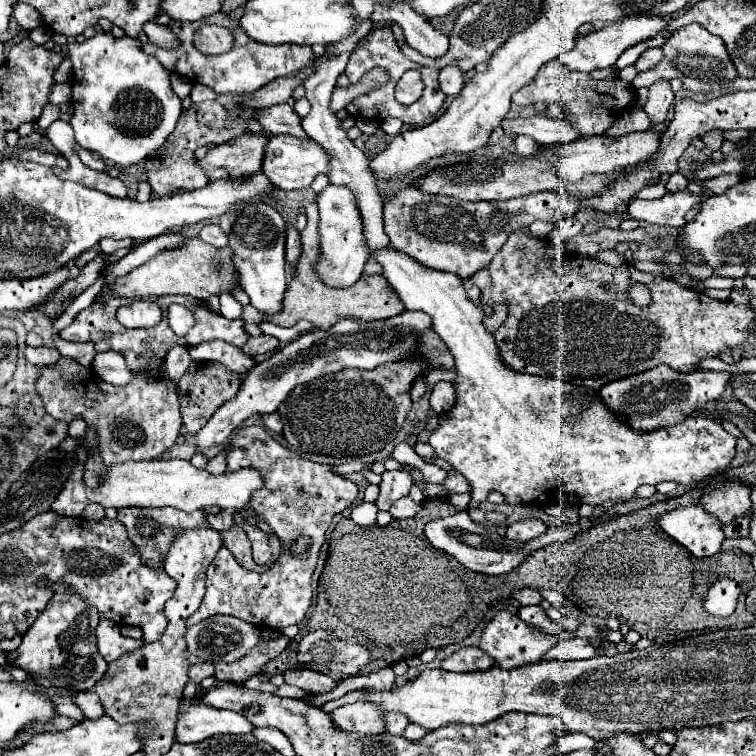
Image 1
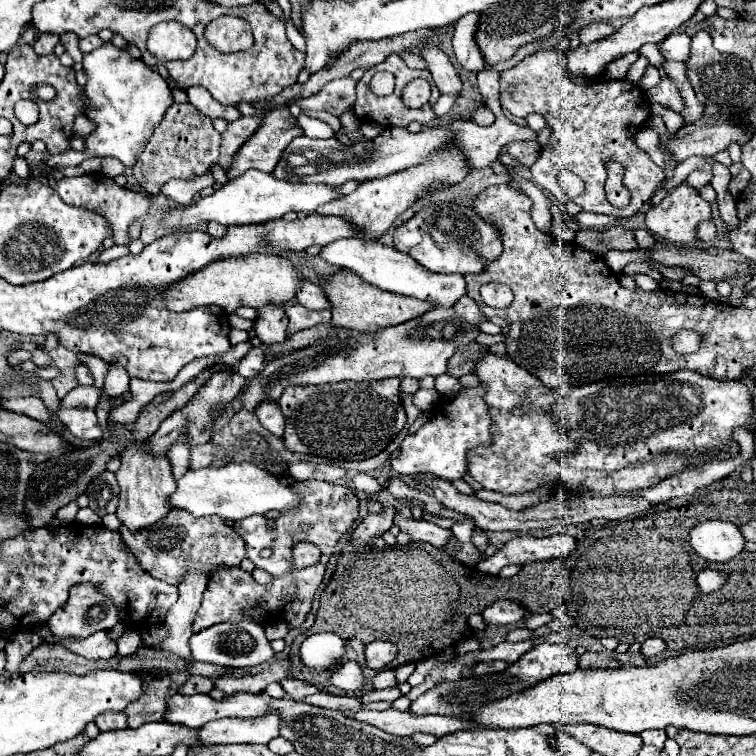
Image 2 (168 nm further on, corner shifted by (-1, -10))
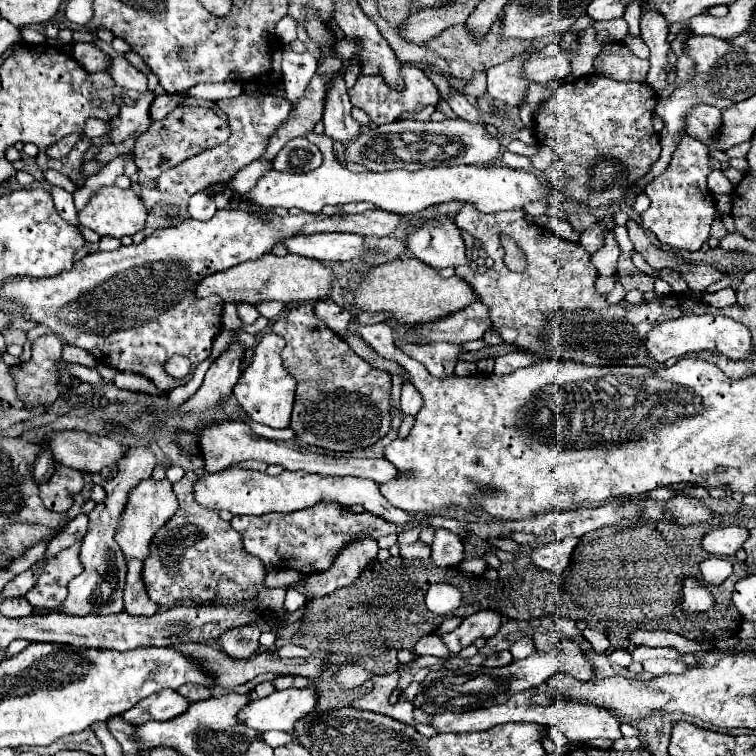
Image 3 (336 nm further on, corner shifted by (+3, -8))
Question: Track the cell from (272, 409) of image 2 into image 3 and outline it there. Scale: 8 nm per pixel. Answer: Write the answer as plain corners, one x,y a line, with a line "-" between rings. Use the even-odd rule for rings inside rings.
266,332
254,350
252,364
244,370
240,382
234,386
234,396
238,404
246,410
246,414
254,422
266,424
270,428
288,428
290,412
294,404
296,382
282,366
282,358
280,358
282,348
284,348
284,338
276,336
274,332

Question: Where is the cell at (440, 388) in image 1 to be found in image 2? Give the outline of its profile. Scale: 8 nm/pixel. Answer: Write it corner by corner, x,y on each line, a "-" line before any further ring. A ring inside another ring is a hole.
448,372
442,374
442,376
436,376
436,390
438,390
438,394
440,394
444,400
456,396
456,392
458,392
460,388
462,388
462,386
460,386
458,378
450,376

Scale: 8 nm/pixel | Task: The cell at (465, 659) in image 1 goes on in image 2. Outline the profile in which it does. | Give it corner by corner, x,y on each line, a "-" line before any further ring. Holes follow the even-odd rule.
502,660
480,662
480,664
476,664
476,666
472,668
472,674
478,674
478,676
482,676
482,674
492,674
492,672
502,672
506,666
508,666
508,664
506,664
506,662
502,662

